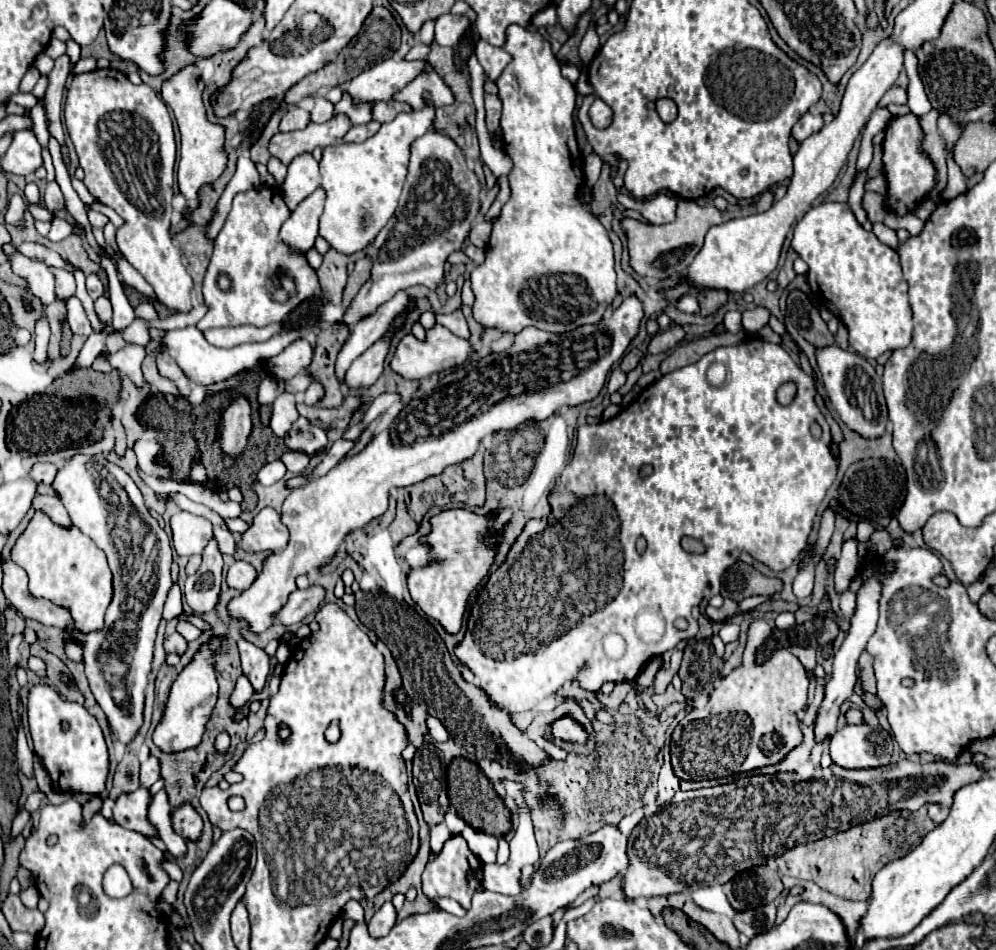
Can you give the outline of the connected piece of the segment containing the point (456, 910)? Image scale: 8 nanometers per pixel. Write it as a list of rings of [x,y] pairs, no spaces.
[[[448,897],[436,899],[434,905],[436,905],[438,909],[442,909],[442,911],[448,911],[448,913],[452,913],[452,915],[458,915],[458,917],[464,917],[464,915],[466,915],[466,909],[460,907],[460,903],[456,903],[454,899],[448,899]]]

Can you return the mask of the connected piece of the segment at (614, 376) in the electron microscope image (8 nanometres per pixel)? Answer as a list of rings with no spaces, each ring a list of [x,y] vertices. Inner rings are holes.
[[[615,368],[612,370],[607,386],[607,390],[609,394],[613,394],[614,392],[617,392],[617,390],[624,385],[626,381],[625,376],[626,374],[622,372],[619,368]]]

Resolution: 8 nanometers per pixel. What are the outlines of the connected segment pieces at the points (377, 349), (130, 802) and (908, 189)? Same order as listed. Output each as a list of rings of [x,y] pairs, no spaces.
[[[408,297],[408,303],[404,307],[404,311],[400,311],[396,315],[396,319],[390,323],[388,331],[372,345],[368,347],[368,351],[364,351],[348,369],[346,373],[346,385],[350,389],[358,389],[358,387],[370,387],[372,383],[376,383],[376,379],[382,375],[384,371],[384,359],[390,351],[390,343],[396,331],[400,331],[408,319],[408,313],[416,307],[414,297]]]
[[[140,787],[134,793],[120,795],[114,807],[114,821],[124,829],[136,831],[144,837],[160,837],[158,829],[148,821],[148,807],[152,803],[152,795],[148,787]]]
[[[912,113],[894,117],[886,127],[884,171],[888,175],[888,207],[900,215],[912,211],[924,199],[924,195],[934,187],[936,169],[928,159],[928,155],[922,151],[920,139],[922,139],[922,129],[918,117]]]

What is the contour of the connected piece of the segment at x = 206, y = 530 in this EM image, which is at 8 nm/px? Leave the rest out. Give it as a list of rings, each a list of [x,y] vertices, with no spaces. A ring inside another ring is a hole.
[[[180,511],[172,517],[172,539],[178,555],[196,555],[202,553],[208,541],[212,539],[212,523],[206,517]]]

